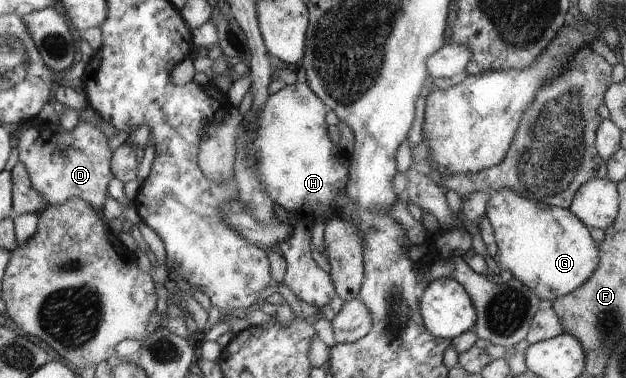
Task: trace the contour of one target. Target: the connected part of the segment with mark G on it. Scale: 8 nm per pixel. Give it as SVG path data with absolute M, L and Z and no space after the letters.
M503 188L501 192L493 192L489 196L490 206L486 212L487 218L494 230L497 243L497 253L493 259L501 270L511 273L513 279L519 280L525 288L535 293L539 300L555 300L565 296L585 284L598 270L601 253L598 251L598 242L593 240L590 227L583 224L570 209L541 204L530 197L519 196L510 188Z

